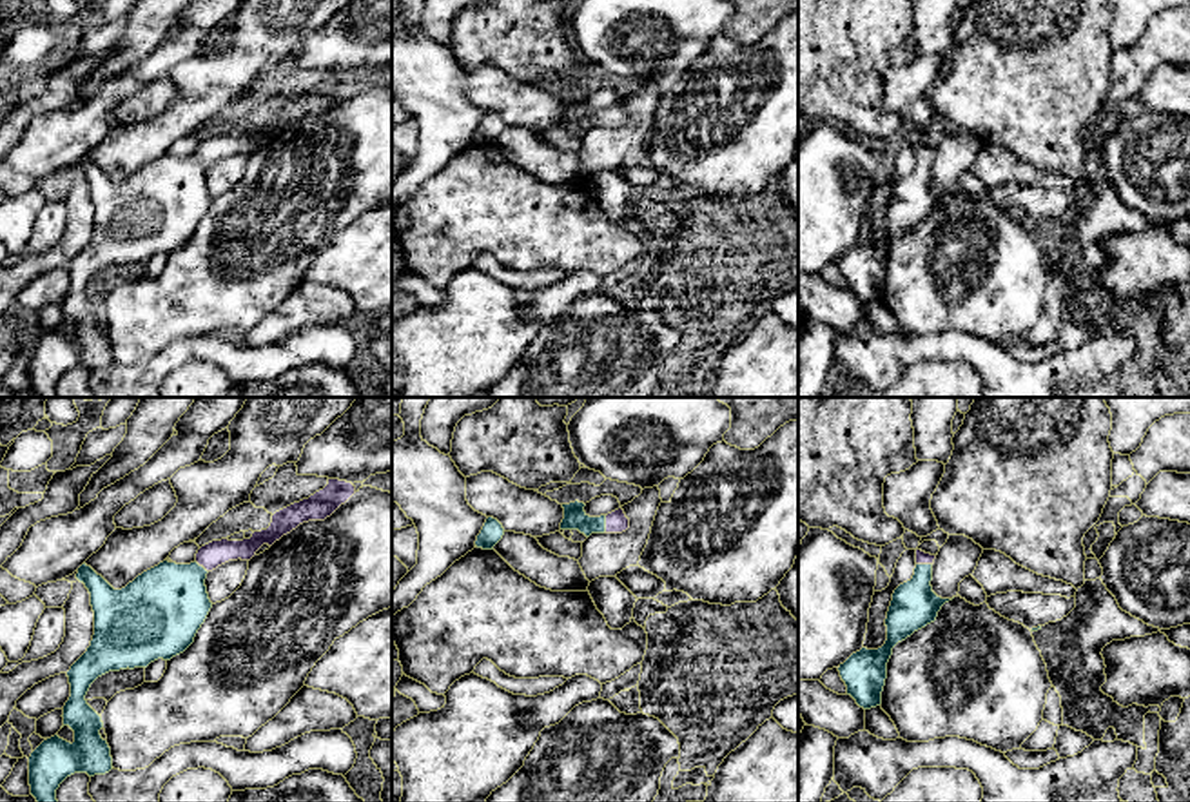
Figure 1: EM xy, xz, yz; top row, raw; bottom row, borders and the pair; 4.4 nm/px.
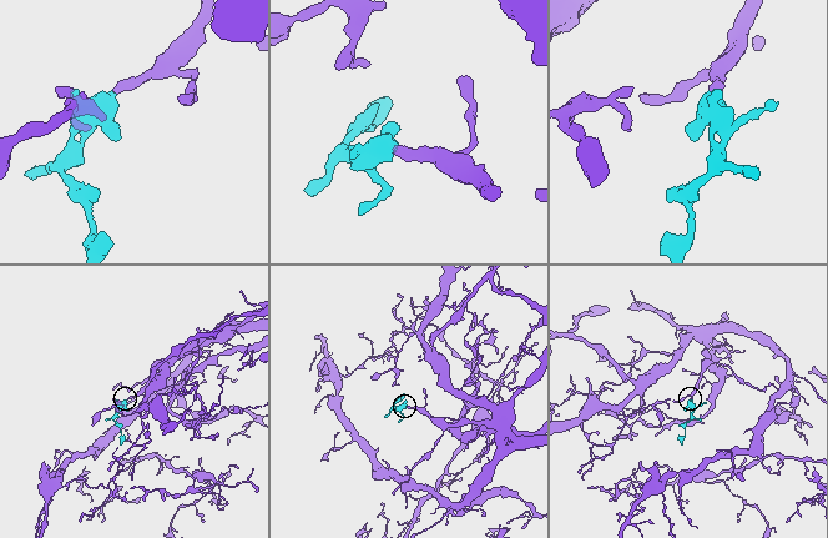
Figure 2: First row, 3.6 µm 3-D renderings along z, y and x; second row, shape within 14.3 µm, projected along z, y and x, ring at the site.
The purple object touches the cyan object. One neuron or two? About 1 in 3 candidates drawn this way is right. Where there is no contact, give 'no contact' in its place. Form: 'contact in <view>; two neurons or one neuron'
contact in xz; one neuron

